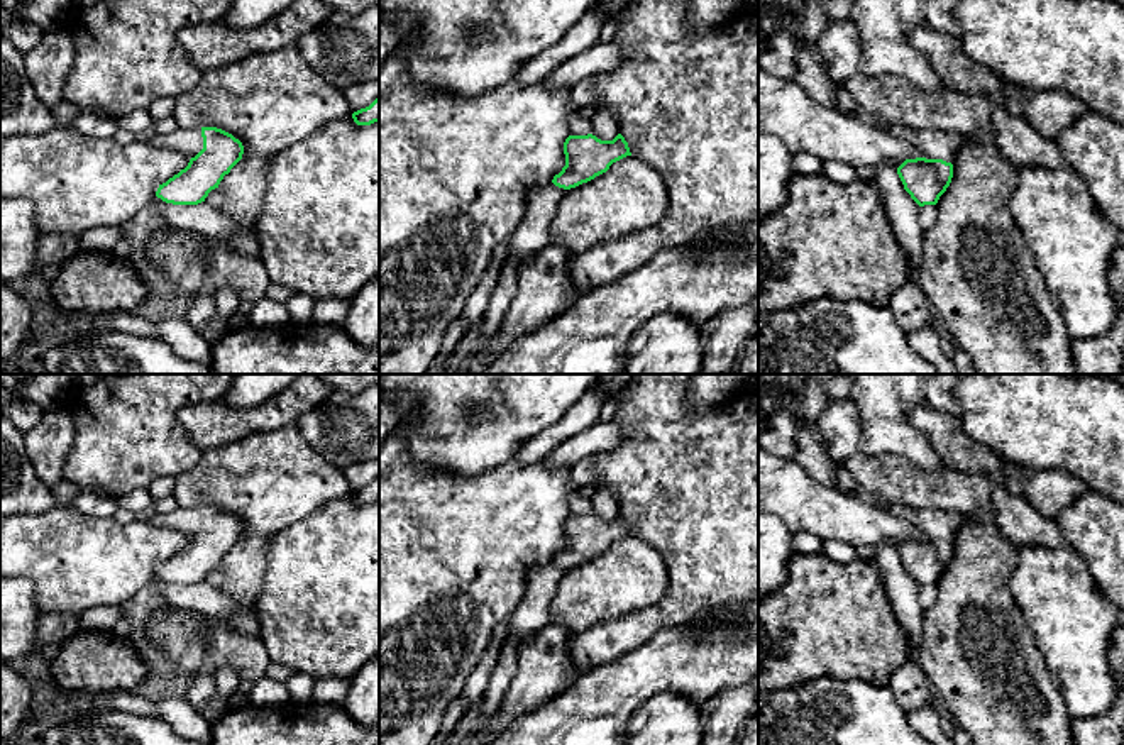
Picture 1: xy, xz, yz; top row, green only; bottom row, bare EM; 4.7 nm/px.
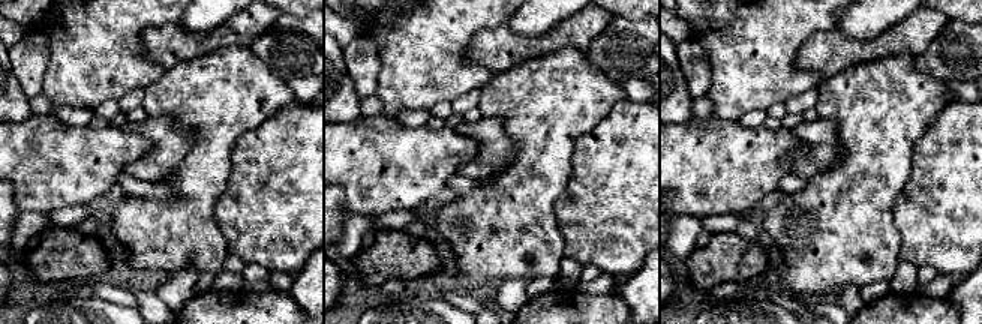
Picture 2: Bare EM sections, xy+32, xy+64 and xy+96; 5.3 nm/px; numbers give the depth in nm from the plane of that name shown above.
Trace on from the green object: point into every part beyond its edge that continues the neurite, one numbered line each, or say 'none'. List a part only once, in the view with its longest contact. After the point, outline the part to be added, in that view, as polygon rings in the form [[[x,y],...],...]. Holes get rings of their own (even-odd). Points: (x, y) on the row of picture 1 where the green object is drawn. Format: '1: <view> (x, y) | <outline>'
1: xy (190, 143) | [[[176,129],[169,134],[156,134],[151,141],[154,146],[174,149],[190,159],[203,149],[201,129]]]

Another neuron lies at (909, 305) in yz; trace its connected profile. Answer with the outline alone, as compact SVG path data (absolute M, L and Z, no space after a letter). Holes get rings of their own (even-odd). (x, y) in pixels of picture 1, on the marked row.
M884 163L877 168L877 185L892 230L907 252L909 273L906 284L890 298L889 308L897 323L912 339L923 327L931 325L929 300L919 284L924 230L919 224L921 207L904 190L897 168Z

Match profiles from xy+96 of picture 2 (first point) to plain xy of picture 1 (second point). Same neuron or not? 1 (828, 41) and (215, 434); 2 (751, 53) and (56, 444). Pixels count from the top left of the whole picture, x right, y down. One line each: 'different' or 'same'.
1: same
2: different

